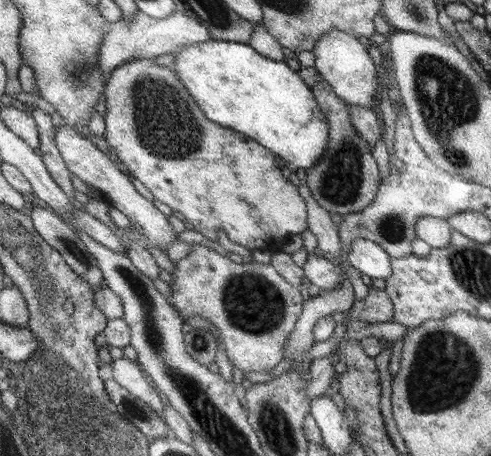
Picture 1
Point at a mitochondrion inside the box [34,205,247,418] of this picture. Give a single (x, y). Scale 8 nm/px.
(74, 249)

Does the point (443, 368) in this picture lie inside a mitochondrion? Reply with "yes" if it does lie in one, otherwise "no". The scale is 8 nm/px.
yes

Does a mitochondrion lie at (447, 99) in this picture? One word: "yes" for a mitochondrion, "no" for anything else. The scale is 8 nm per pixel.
yes

